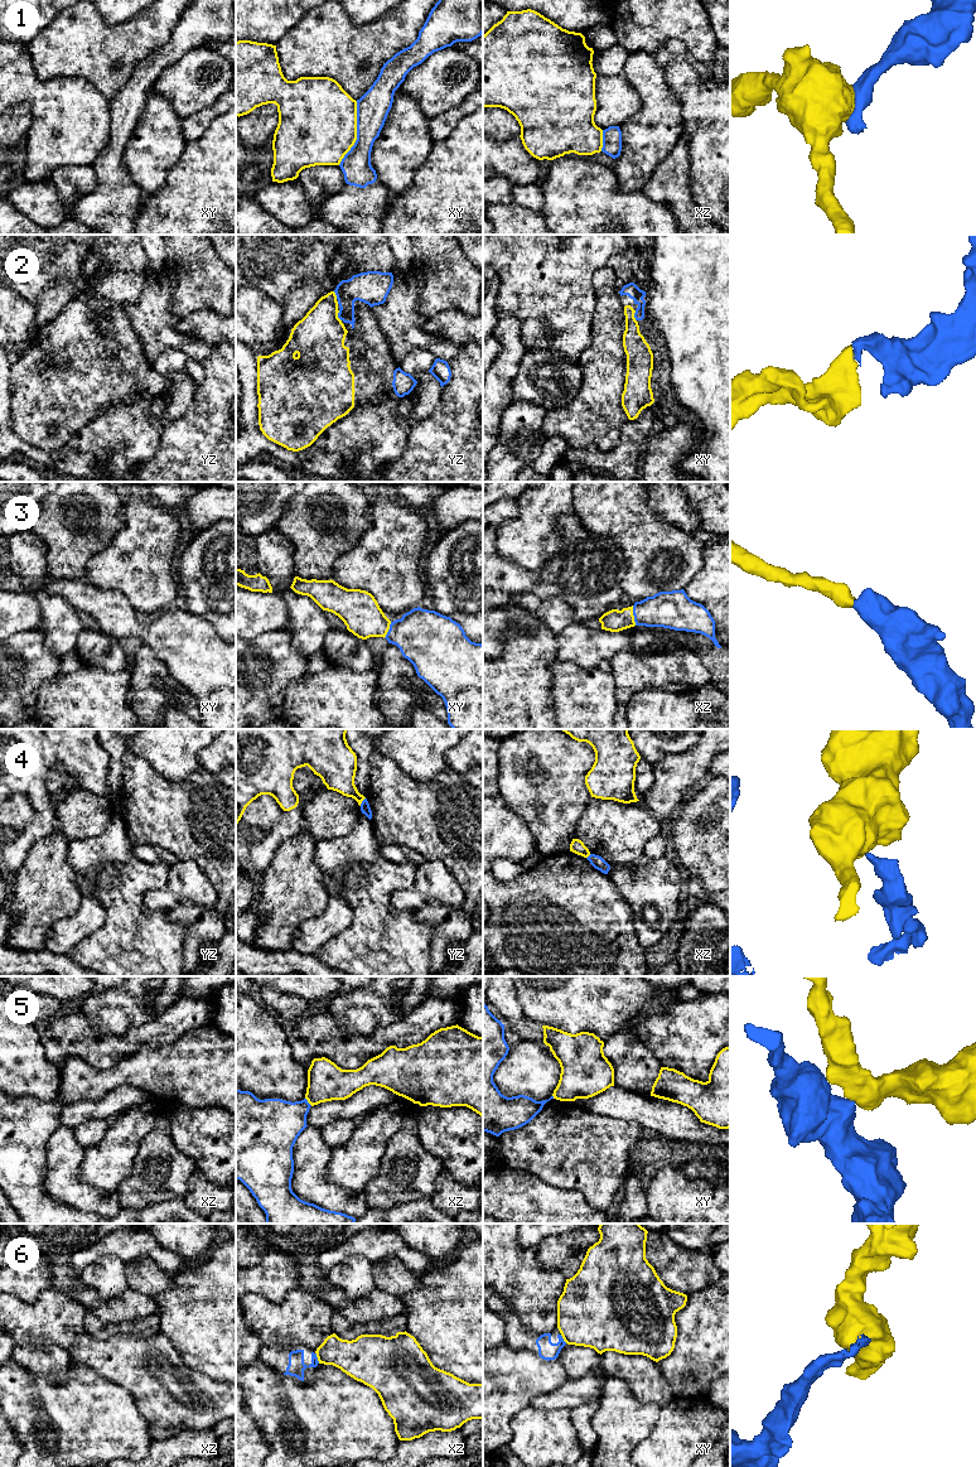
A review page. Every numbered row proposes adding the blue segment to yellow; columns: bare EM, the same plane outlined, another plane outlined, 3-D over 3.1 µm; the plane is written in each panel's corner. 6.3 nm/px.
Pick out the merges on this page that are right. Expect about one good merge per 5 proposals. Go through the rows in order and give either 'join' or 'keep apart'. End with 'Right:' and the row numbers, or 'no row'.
1: keep apart
2: join
3: join
4: keep apart
5: keep apart
6: keep apart
Right: 2, 3

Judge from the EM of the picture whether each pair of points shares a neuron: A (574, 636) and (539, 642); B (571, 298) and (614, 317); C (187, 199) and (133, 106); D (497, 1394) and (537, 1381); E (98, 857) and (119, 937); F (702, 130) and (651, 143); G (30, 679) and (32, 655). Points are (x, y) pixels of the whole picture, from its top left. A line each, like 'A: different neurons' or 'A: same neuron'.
A: different neurons
B: different neurons
C: different neurons
D: same neuron
E: same neuron
F: different neurons
G: same neuron

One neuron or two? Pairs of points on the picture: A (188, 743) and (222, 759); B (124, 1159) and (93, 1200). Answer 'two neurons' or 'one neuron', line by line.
A: two neurons
B: two neurons

